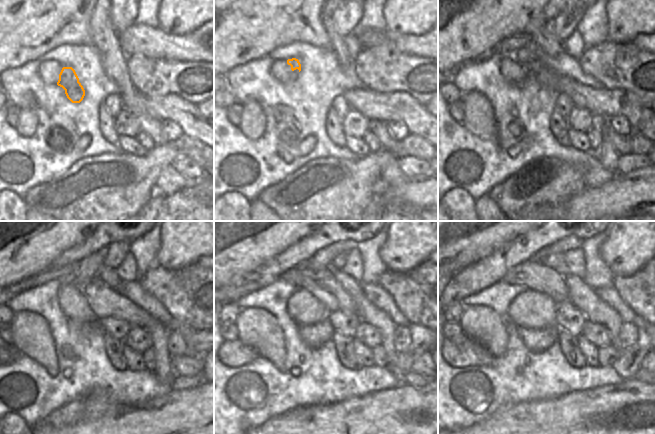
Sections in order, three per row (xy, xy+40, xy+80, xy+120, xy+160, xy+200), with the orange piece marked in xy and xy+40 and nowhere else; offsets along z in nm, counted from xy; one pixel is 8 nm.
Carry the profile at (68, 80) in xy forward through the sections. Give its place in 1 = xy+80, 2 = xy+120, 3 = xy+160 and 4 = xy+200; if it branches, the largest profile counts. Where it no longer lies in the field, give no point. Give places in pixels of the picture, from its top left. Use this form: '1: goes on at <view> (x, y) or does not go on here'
1: goes on at xy+80 (529, 54)
2: goes on at xy+120 (86, 269)
3: goes on at xy+160 (322, 259)
4: goes on at xy+200 (568, 243)

